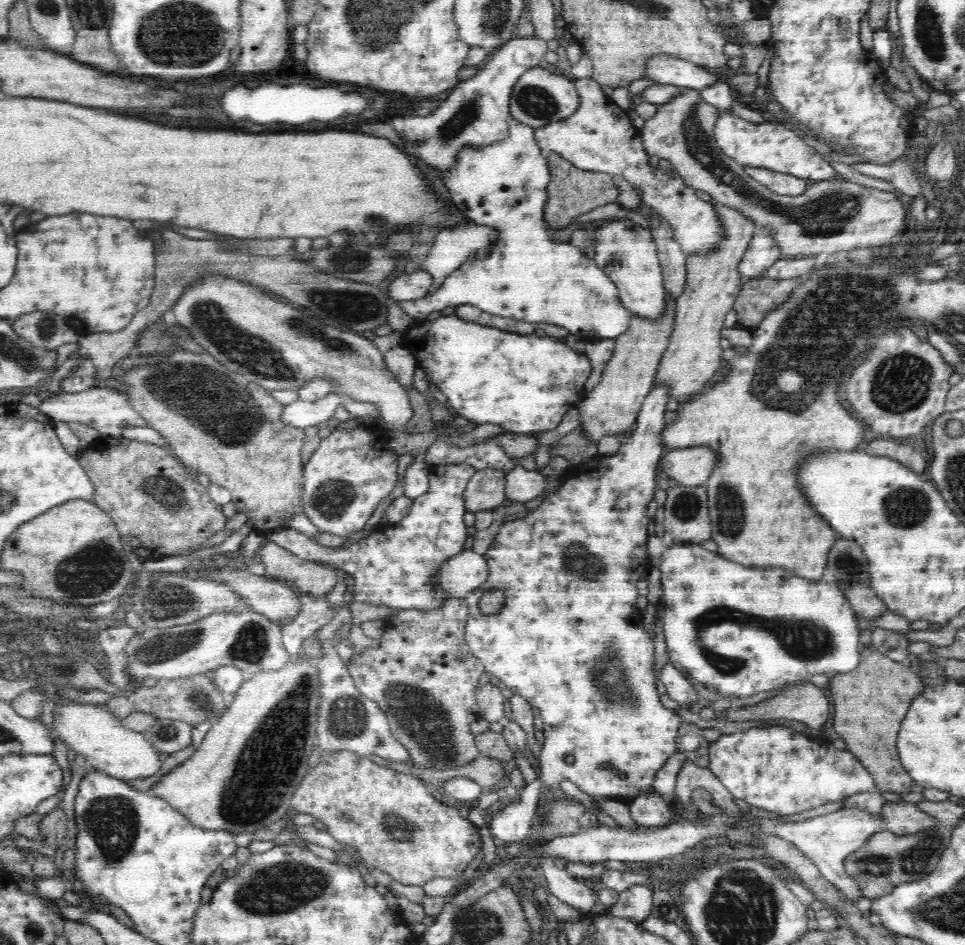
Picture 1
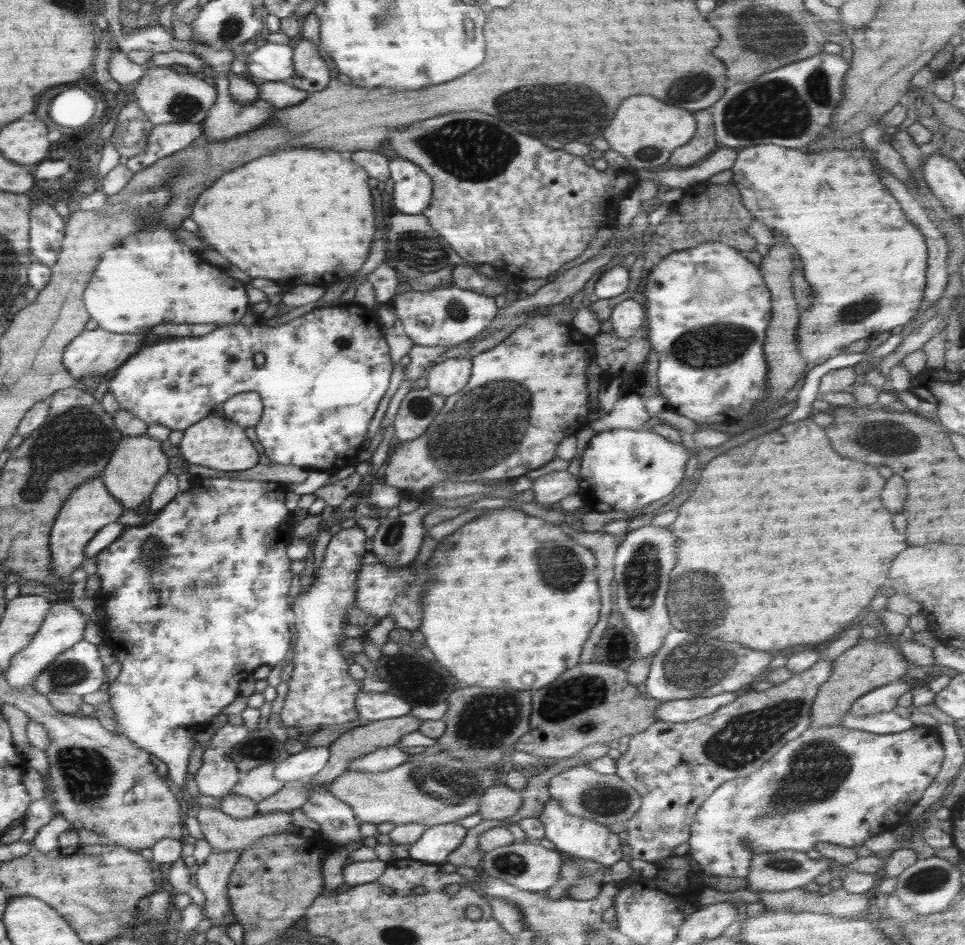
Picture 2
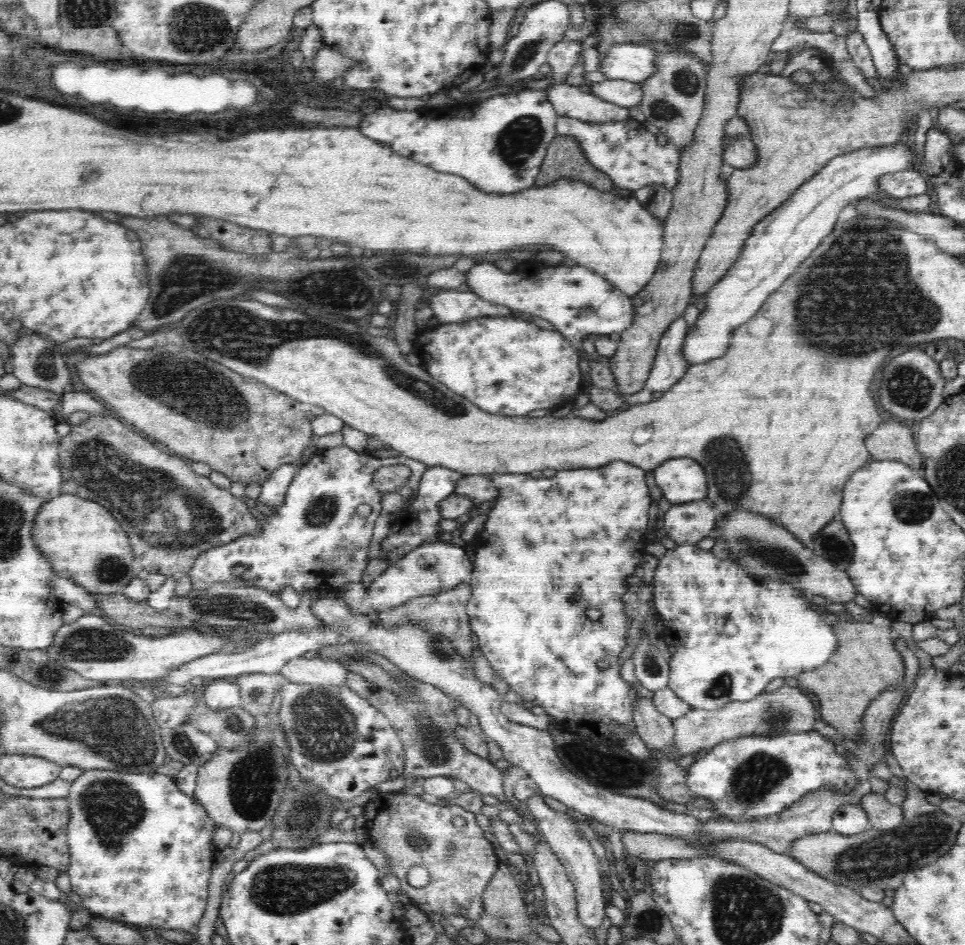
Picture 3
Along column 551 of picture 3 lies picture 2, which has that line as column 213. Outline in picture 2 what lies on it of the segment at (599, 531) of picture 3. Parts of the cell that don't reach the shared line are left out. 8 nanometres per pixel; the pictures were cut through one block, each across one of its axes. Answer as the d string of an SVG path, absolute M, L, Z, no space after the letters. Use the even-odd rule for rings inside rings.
M192 478L192 490L179 493L174 500L170 500L156 517L149 523L138 526L125 526L122 534L108 547L96 556L97 575L100 577L100 589L96 594L98 605L106 614L106 623L101 625L104 631L102 643L108 644L122 665L119 676L110 682L106 690L112 696L109 704L114 711L114 719L118 723L118 734L128 737L130 743L144 749L148 754L156 755L168 766L170 782L185 786L188 780L187 767L190 752L194 749L196 740L192 733L197 729L212 726L212 719L220 715L222 710L230 705L241 693L239 685L254 674L262 665L276 667L287 663L292 646L296 641L295 631L286 622L286 612L292 608L292 598L288 596L292 571L292 559L286 554L286 546L291 541L289 532L292 530L291 513L284 504L288 488L282 482L259 480L232 480L232 478Z

